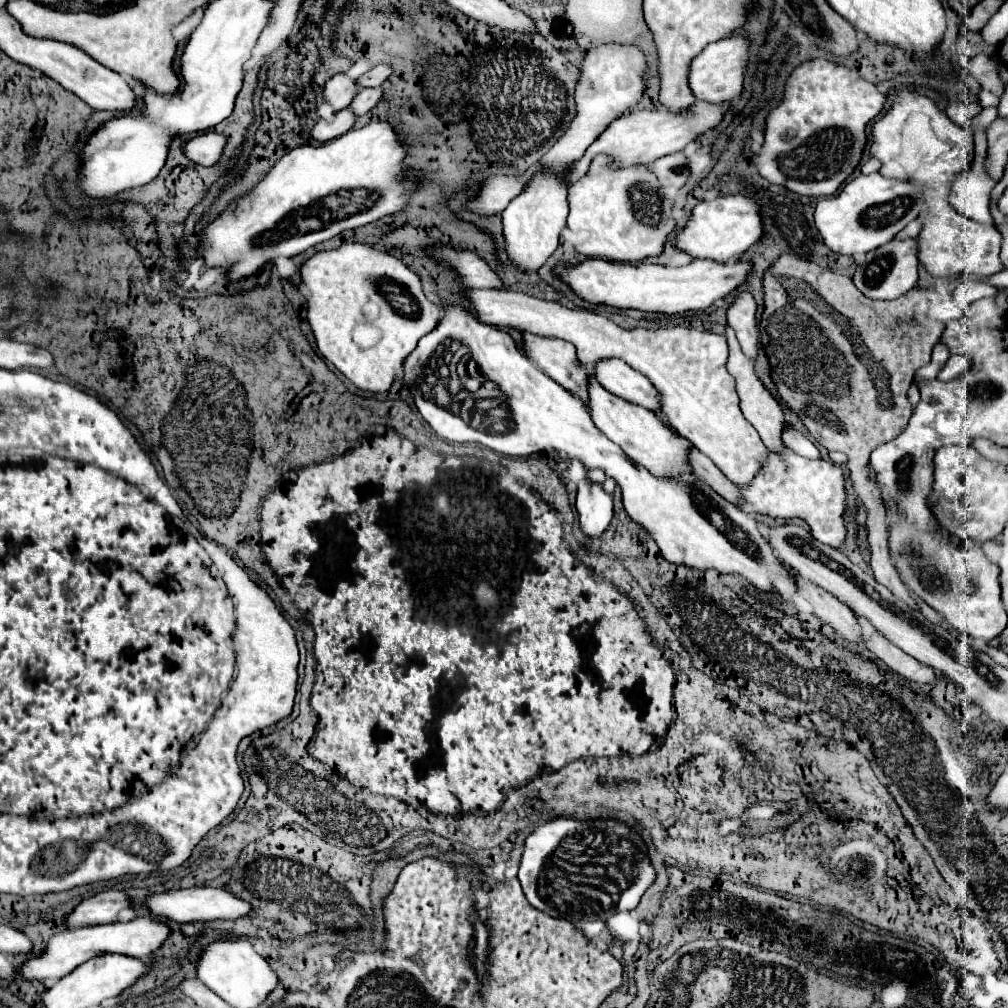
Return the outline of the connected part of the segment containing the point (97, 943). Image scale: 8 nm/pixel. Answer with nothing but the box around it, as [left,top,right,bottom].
[19,916,169,982]

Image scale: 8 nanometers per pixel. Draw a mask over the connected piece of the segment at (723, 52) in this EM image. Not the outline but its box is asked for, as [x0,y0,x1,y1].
[689,38,747,104]

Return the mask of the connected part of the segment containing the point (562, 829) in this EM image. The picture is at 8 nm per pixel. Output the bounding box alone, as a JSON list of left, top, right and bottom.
[517,818,655,922]

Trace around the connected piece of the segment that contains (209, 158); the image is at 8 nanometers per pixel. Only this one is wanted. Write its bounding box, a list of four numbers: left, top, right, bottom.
[185,132,225,166]

